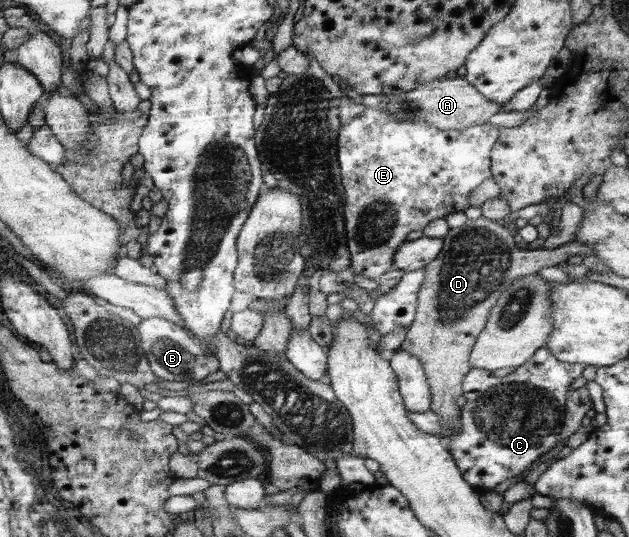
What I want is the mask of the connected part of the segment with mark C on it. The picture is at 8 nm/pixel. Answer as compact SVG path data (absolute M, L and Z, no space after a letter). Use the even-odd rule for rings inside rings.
M547 347L540 349L531 361L512 373L497 377L491 371L472 368L464 378L465 405L460 408L461 431L449 441L464 478L477 490L493 491L497 484L525 472L535 460L557 446L566 412L567 394L574 380L582 376L583 365L561 362Z

